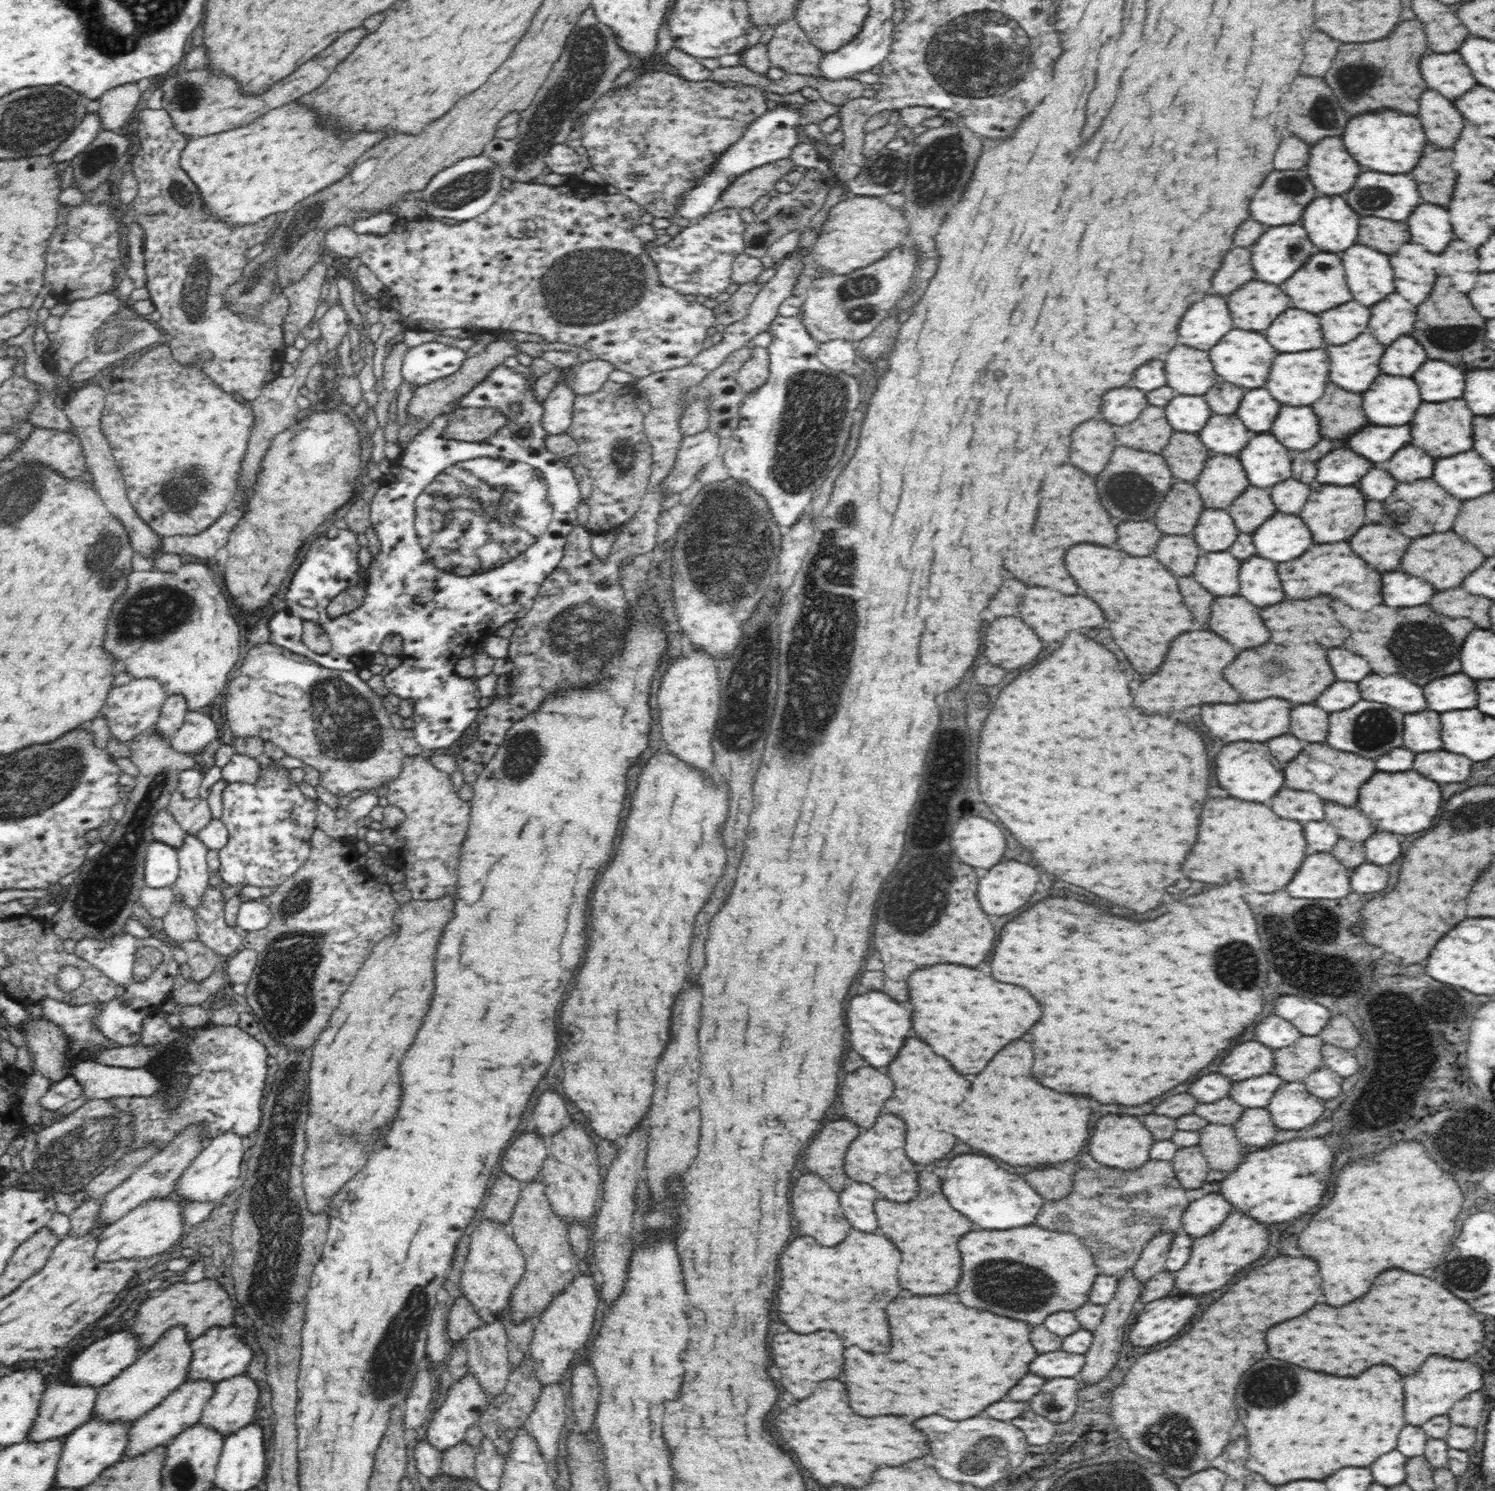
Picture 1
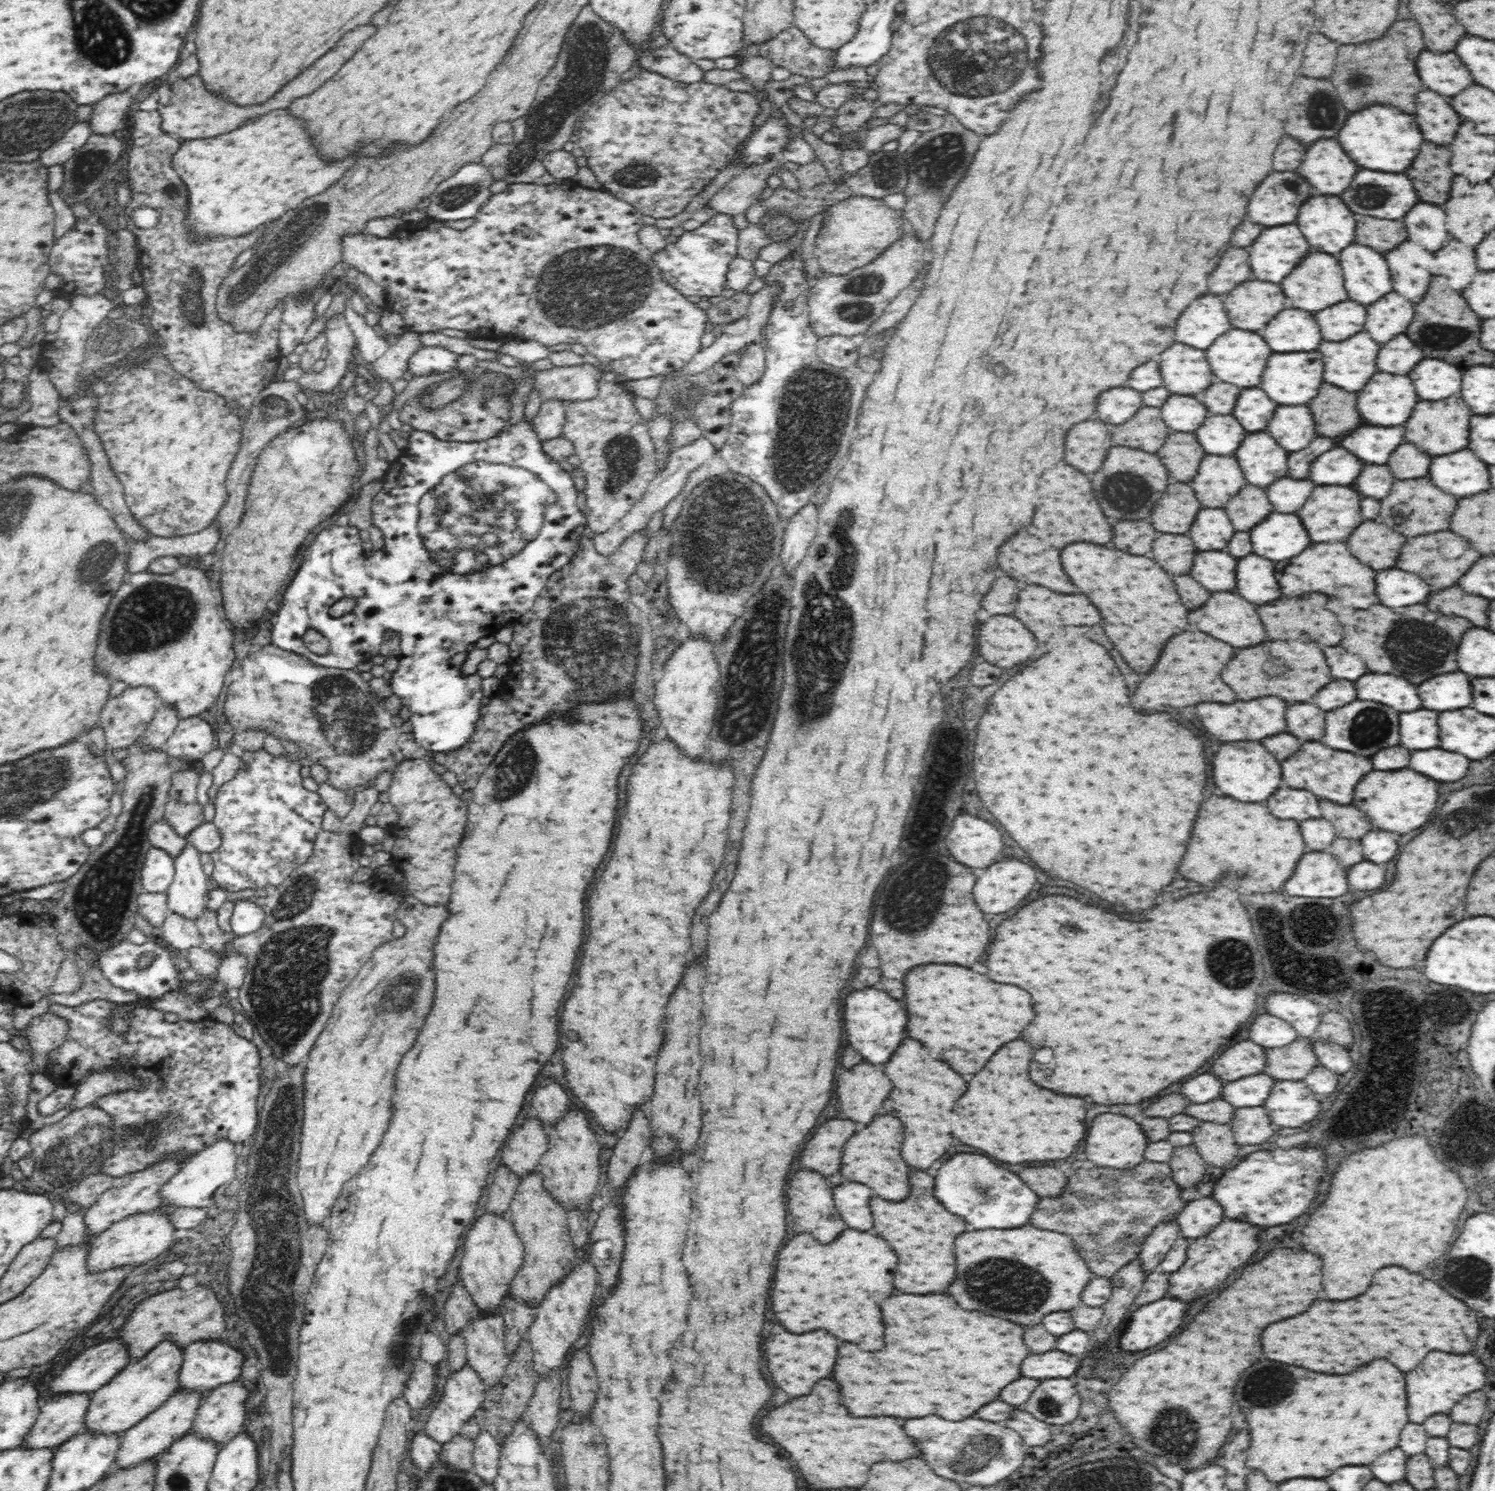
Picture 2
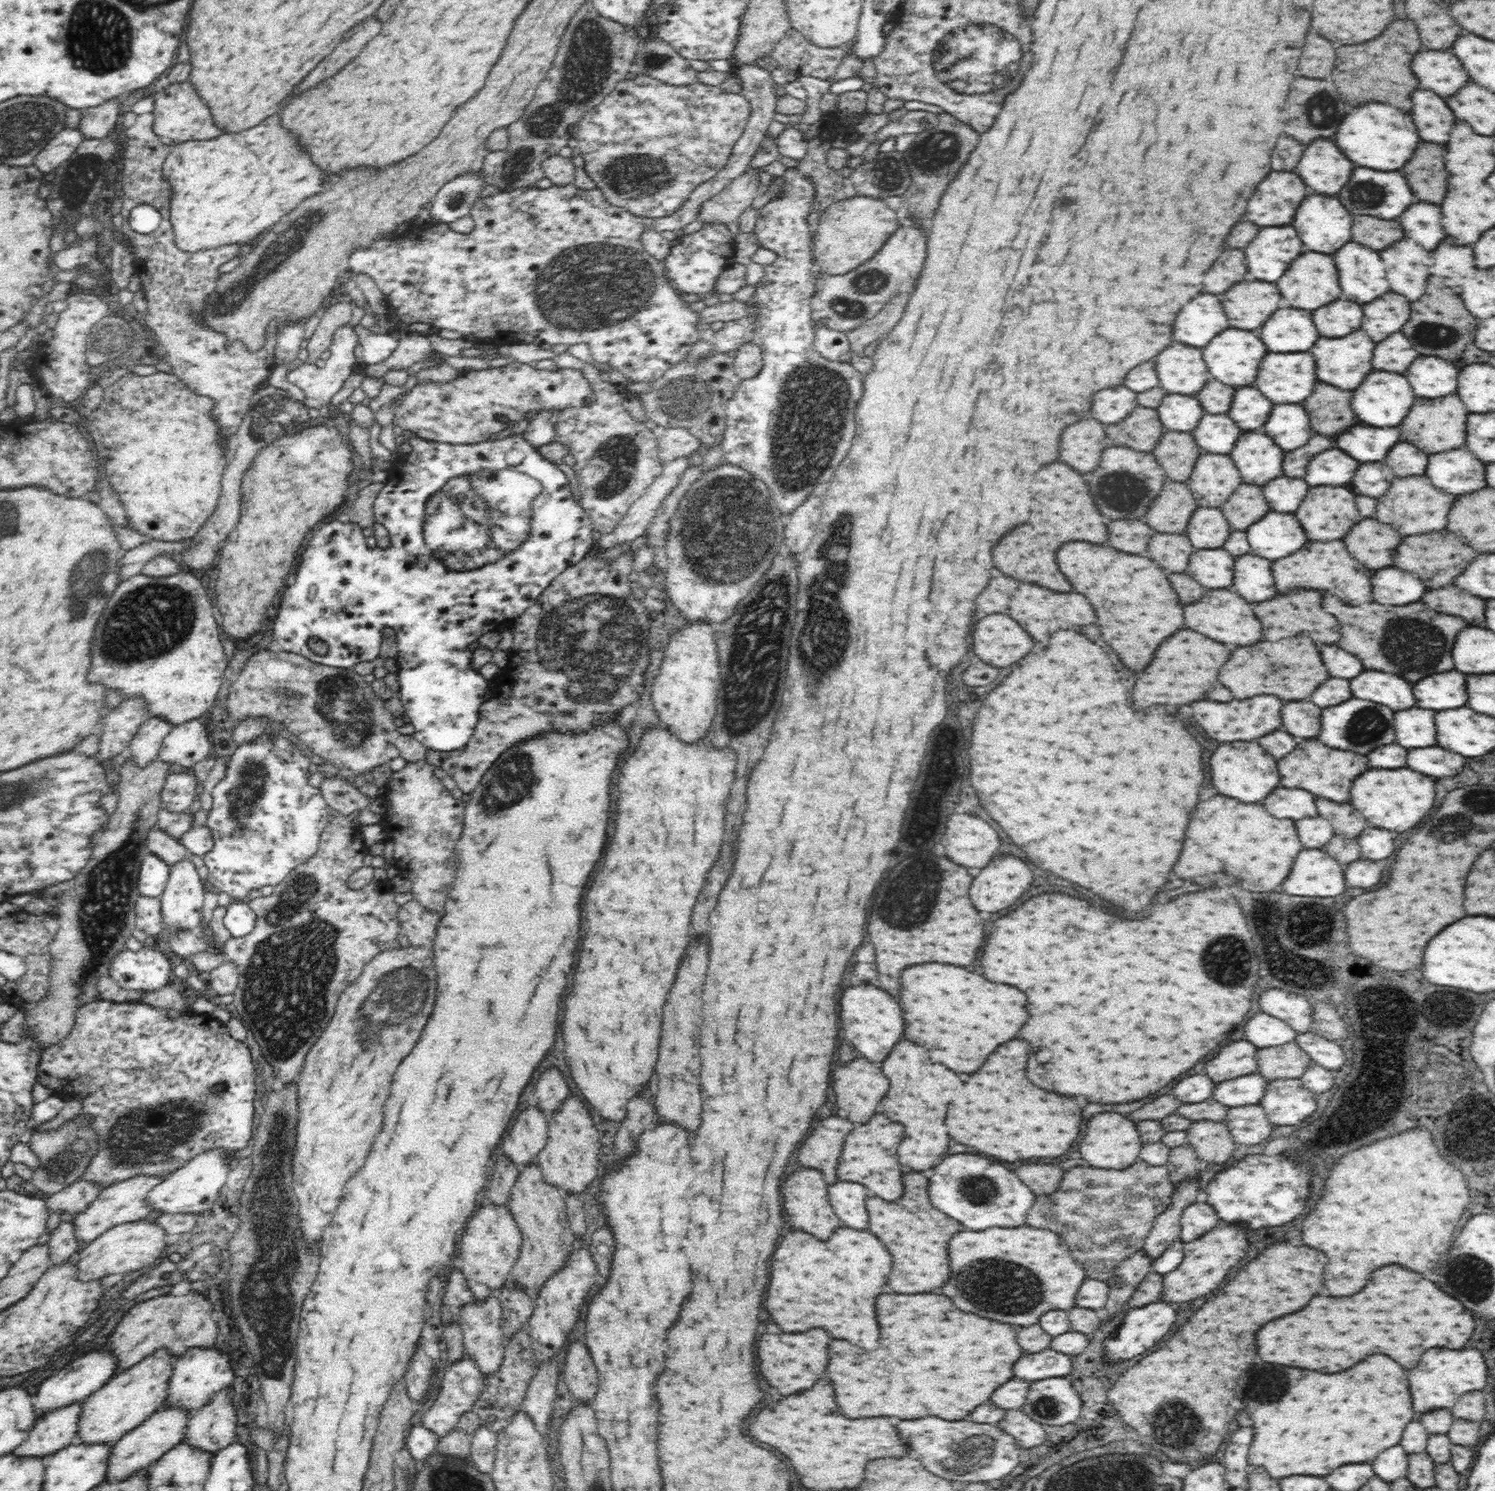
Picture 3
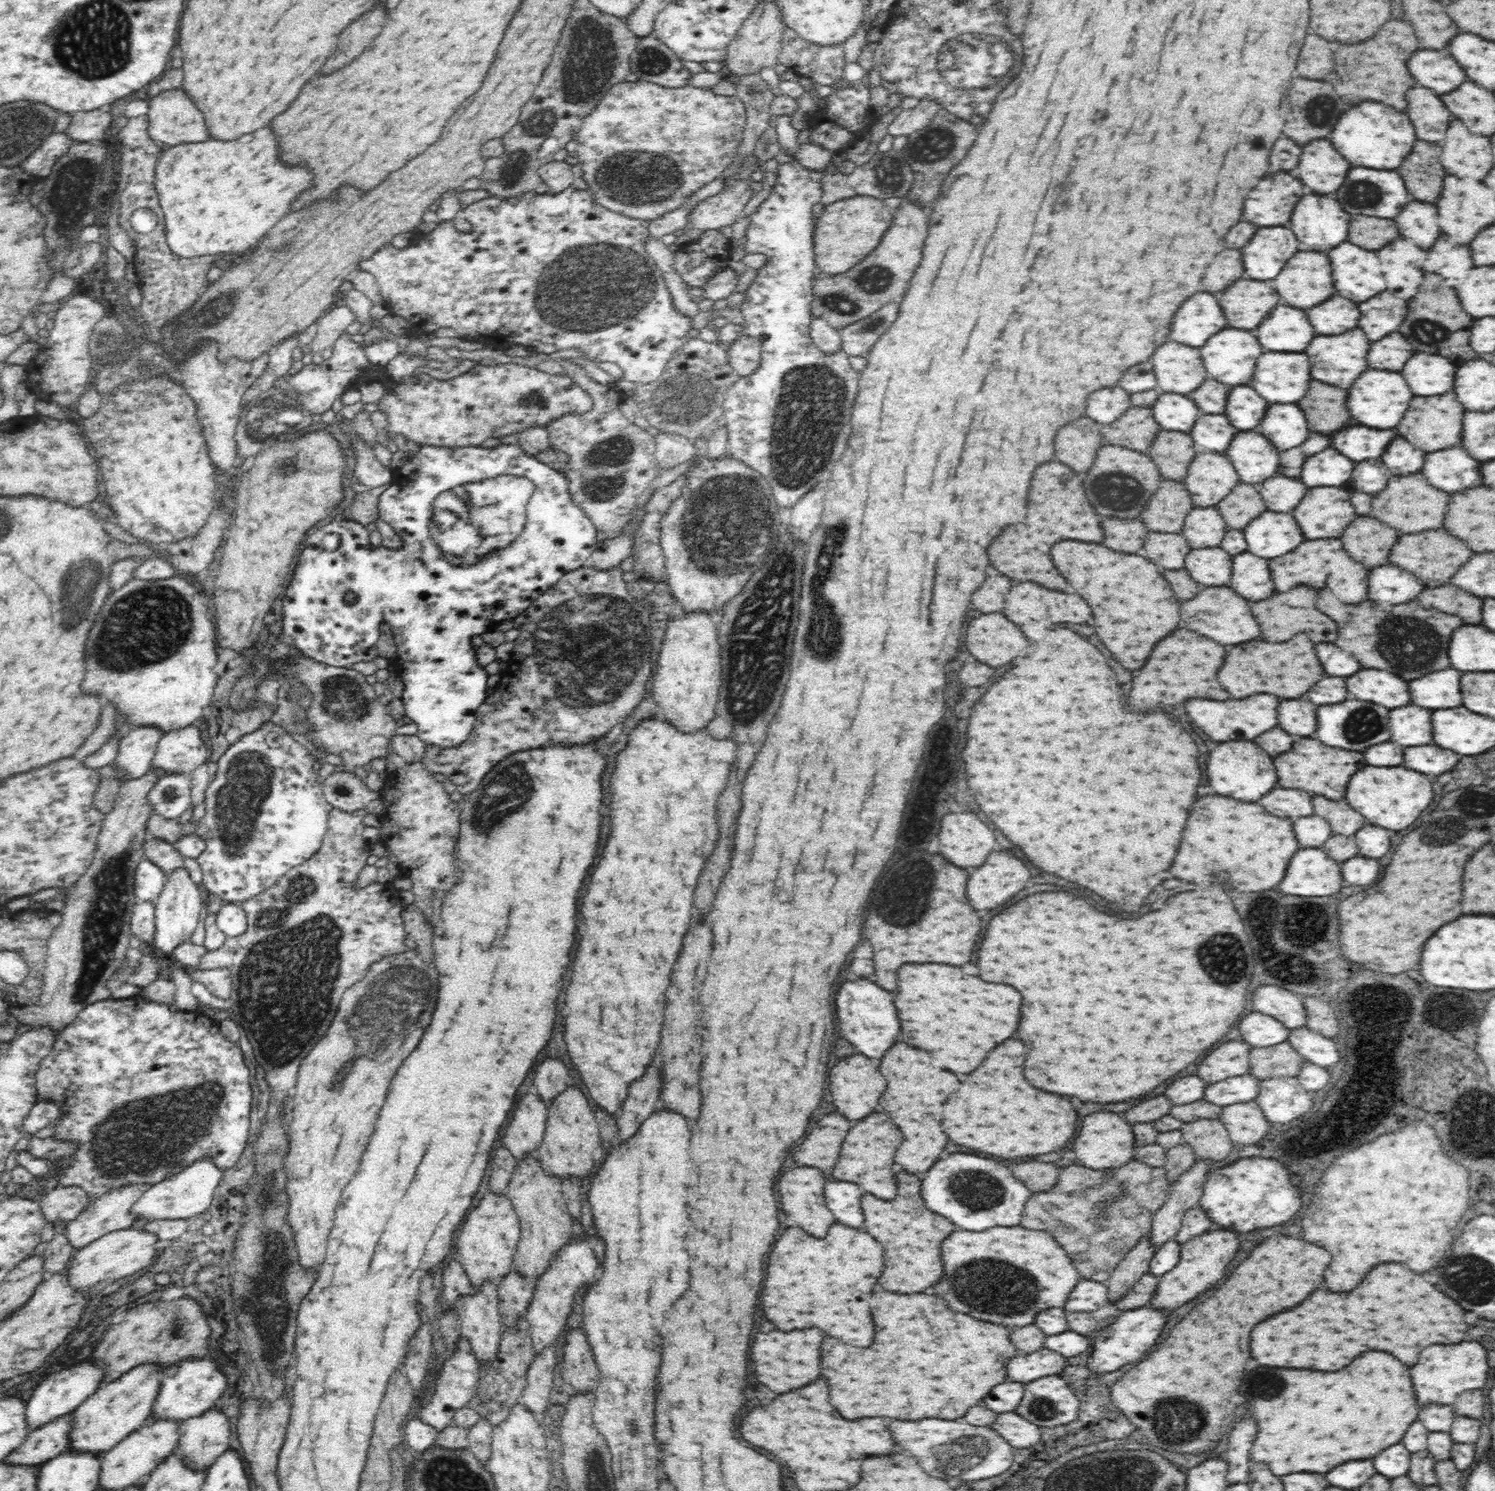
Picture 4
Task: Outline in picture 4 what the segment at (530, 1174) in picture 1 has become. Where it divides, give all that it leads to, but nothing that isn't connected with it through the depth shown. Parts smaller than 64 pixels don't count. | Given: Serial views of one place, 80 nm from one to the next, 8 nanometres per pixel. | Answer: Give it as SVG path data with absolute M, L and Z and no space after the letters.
M526 1094L514 1108L500 1144L517 1159L522 1160L540 1148L548 1112L538 1094Z

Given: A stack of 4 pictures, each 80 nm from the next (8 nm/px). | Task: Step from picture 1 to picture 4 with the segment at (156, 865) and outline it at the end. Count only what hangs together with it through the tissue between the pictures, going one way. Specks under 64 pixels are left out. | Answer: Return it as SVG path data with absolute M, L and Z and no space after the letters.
M143 858L134 873L134 894L138 901L155 902L167 880L159 866Z

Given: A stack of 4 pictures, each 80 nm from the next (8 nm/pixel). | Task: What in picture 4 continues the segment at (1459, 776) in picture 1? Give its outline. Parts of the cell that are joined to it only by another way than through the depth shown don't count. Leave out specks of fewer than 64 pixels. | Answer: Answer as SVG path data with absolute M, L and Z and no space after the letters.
M1420 746L1420 748L1404 748L1404 766L1418 770L1422 774L1444 774L1456 766L1460 754L1448 752L1436 746Z

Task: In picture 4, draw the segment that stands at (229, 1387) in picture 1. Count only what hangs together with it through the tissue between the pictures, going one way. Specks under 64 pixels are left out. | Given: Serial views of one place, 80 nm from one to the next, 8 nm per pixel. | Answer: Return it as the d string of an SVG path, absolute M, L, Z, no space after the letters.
M215 1407L179 1424L180 1440L174 1453L183 1456L188 1468L207 1471L229 1449L230 1423Z

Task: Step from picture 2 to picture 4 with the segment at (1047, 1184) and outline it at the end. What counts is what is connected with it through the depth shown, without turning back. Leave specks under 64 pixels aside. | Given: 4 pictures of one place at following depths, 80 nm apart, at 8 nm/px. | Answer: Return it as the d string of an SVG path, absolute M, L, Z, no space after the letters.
M1022 1162L1012 1166L1012 1174L1024 1182L1031 1192L1046 1192L1058 1180L1060 1168L1046 1162Z

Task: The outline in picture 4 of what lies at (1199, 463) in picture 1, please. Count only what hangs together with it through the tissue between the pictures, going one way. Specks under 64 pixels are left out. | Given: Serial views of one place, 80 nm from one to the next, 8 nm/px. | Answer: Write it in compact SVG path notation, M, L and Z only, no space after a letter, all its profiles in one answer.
M1160 431L1146 450L1163 479L1182 482L1197 449L1189 433Z

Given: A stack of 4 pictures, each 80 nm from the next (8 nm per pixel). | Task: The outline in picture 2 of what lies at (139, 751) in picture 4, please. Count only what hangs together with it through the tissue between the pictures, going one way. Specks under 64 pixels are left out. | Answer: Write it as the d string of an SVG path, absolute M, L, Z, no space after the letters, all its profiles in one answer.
M164 705L155 712L149 724L148 730L141 737L142 745L149 750L160 750L168 741L168 738L174 734L180 722L176 709L170 705Z

